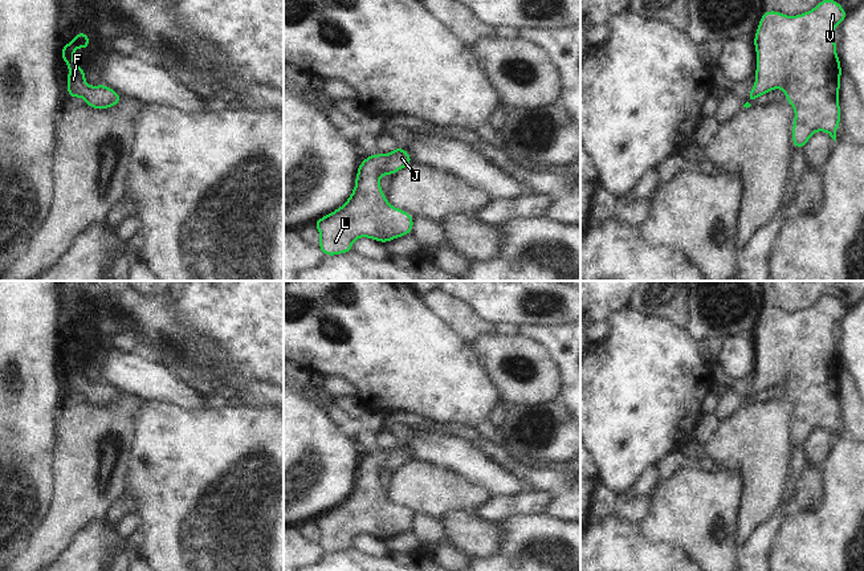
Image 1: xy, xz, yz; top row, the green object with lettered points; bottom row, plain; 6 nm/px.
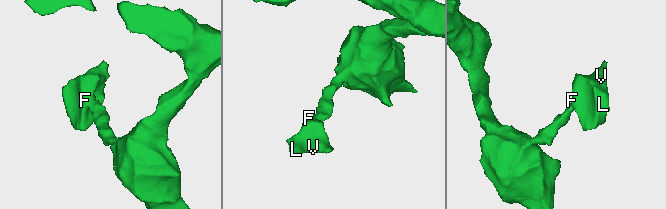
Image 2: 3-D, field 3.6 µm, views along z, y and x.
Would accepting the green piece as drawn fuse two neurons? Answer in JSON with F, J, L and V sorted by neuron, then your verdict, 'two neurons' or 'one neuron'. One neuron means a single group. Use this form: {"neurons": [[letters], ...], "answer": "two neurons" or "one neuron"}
{"neurons": [["F", "J", "L", "V"]], "answer": "one neuron"}

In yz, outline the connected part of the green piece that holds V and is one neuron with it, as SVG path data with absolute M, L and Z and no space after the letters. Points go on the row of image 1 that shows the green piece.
M822 0L815 8L798 16L784 16L778 11L765 11L757 33L754 48L757 50L757 69L753 89L747 94L743 107L750 107L759 95L782 87L784 102L795 109L791 131L795 151L804 147L814 132L826 131L835 142L841 111L839 90L841 64L836 53L834 26L844 23L847 11L835 0Z

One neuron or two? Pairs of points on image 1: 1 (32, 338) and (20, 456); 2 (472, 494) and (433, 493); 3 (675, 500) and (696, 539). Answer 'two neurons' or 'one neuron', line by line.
1: one neuron
2: one neuron
3: one neuron

